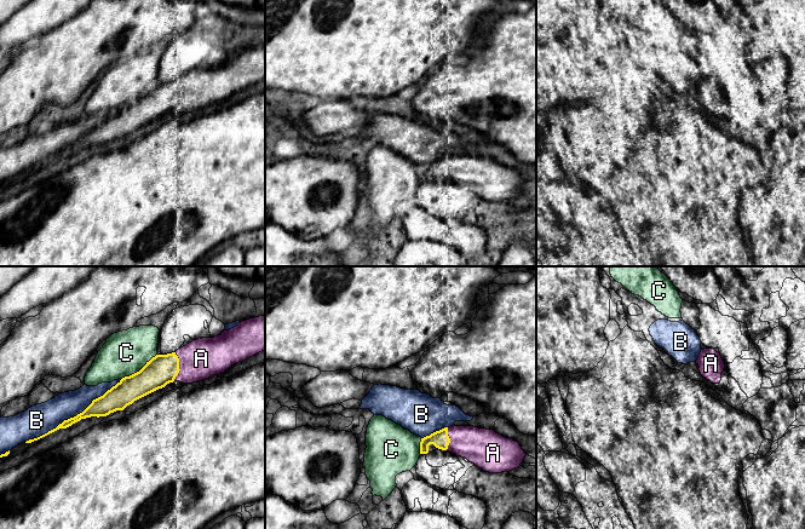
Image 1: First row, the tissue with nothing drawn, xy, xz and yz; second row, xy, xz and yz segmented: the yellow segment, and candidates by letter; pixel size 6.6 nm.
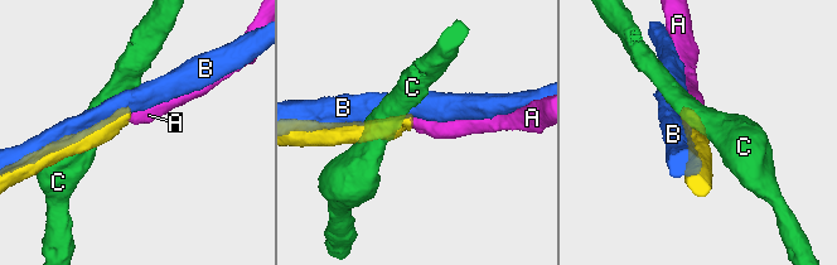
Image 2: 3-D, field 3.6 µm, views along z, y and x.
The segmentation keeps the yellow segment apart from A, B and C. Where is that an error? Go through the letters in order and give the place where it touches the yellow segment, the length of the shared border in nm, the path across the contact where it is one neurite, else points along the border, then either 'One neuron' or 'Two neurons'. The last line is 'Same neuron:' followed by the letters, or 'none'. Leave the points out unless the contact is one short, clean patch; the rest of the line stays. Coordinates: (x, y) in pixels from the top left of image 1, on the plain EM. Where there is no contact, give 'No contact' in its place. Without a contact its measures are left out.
A: Touches yellow at xy (178, 95). Shared border 200 nm. One neuron
B: Touches yellow at xy (74, 145). Shared border 750 nm. Two neurons
C: Touches yellow at xy (139, 99). Shared border 300 nm. Two neurons
Same neuron: A

